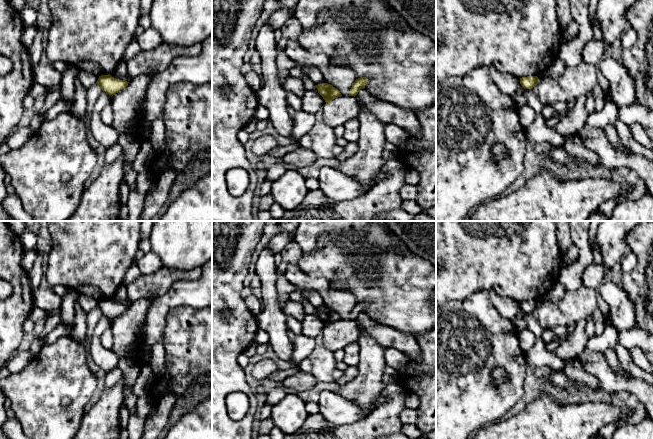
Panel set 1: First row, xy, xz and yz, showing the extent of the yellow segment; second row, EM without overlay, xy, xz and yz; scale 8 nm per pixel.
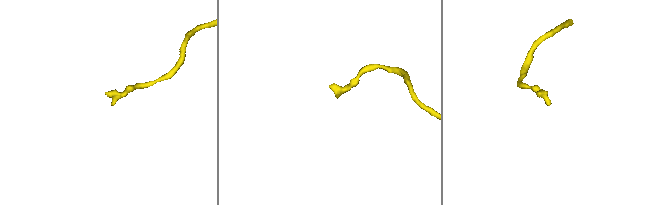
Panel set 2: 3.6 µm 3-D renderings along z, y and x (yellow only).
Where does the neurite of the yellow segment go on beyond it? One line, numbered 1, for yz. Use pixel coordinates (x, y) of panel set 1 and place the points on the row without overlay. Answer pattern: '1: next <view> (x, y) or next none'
1: next none

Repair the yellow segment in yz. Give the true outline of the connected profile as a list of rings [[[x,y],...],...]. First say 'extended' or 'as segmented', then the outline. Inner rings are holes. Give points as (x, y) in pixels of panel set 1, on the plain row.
as segmented; [[[527,300],[527,301],[522,301],[520,302],[520,308],[523,310],[525,313],[532,313],[535,311],[540,304],[538,303],[537,300]]]

